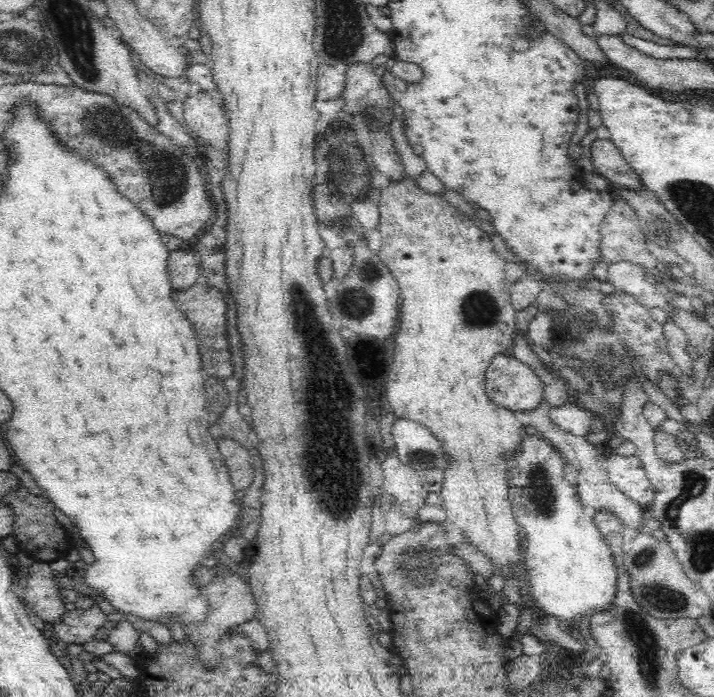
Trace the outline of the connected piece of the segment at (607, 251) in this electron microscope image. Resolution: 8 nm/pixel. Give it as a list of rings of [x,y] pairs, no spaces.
[[[621,198],[613,200],[608,214],[602,220],[600,235],[602,235],[599,246],[601,260],[606,262],[606,264],[626,261],[644,268],[644,270],[653,275],[659,272],[665,273],[666,268],[661,265],[654,255],[647,251],[645,242],[648,235],[639,225],[639,211],[635,205]]]

